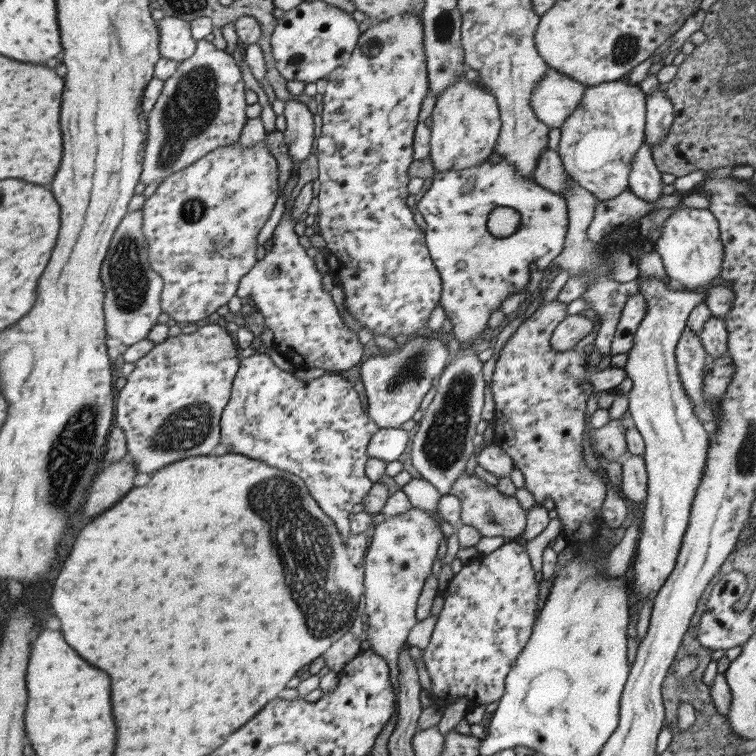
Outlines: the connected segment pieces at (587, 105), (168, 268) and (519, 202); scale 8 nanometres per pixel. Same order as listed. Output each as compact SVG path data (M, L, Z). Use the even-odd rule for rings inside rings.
M625 79L587 86L574 112L560 128L562 138L558 153L565 172L574 182L594 196L598 202L612 200L629 190L629 172L632 158L645 141L645 92Z
M262 140L259 144L252 146L251 148L243 148L238 143L228 145L228 147L219 147L212 153L200 158L196 163L175 172L172 176L168 176L168 179L164 180L158 186L153 196L145 200L142 211L142 232L148 241L148 261L154 272L157 272L164 281L163 289L160 295L160 304L162 312L168 314L169 318L179 322L191 322L196 324L204 323L204 320L211 314L216 313L216 310L224 304L228 304L228 301L232 296L237 294L237 288L240 284L240 279L250 269L257 264L258 258L256 258L256 252L258 243L256 237L260 232L260 229L264 226L266 220L270 216L276 200L279 198L279 186L278 186L278 161L272 157L272 153L268 151L266 147L266 140Z
M486 160L472 168L437 171L433 180L428 191L420 198L417 208L427 224L425 239L430 258L442 279L441 305L452 322L456 340L460 343L469 342L486 330L491 312L500 309L506 298L527 288L530 264L536 264L540 271L546 270L563 252L569 227L567 201L536 184L533 178L522 178L510 162L504 161L494 164ZM499 206L514 208L520 213L518 230L506 238L495 237L487 227L488 215Z

